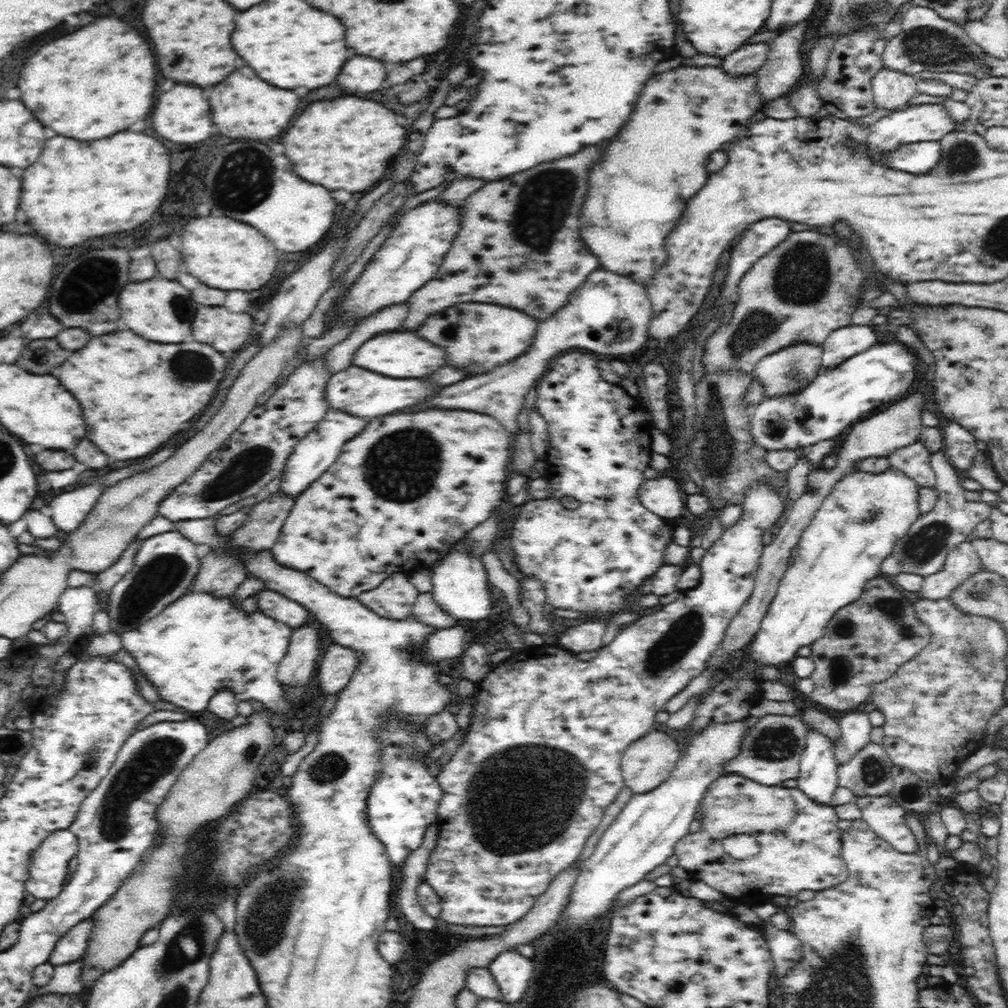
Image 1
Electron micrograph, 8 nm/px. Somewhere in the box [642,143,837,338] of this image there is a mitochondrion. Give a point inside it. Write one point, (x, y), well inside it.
(802, 275)

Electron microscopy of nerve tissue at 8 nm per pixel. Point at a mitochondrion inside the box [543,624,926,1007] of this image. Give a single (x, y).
(773, 742)

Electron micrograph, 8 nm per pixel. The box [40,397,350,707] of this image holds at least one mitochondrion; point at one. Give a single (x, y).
(162, 575)

